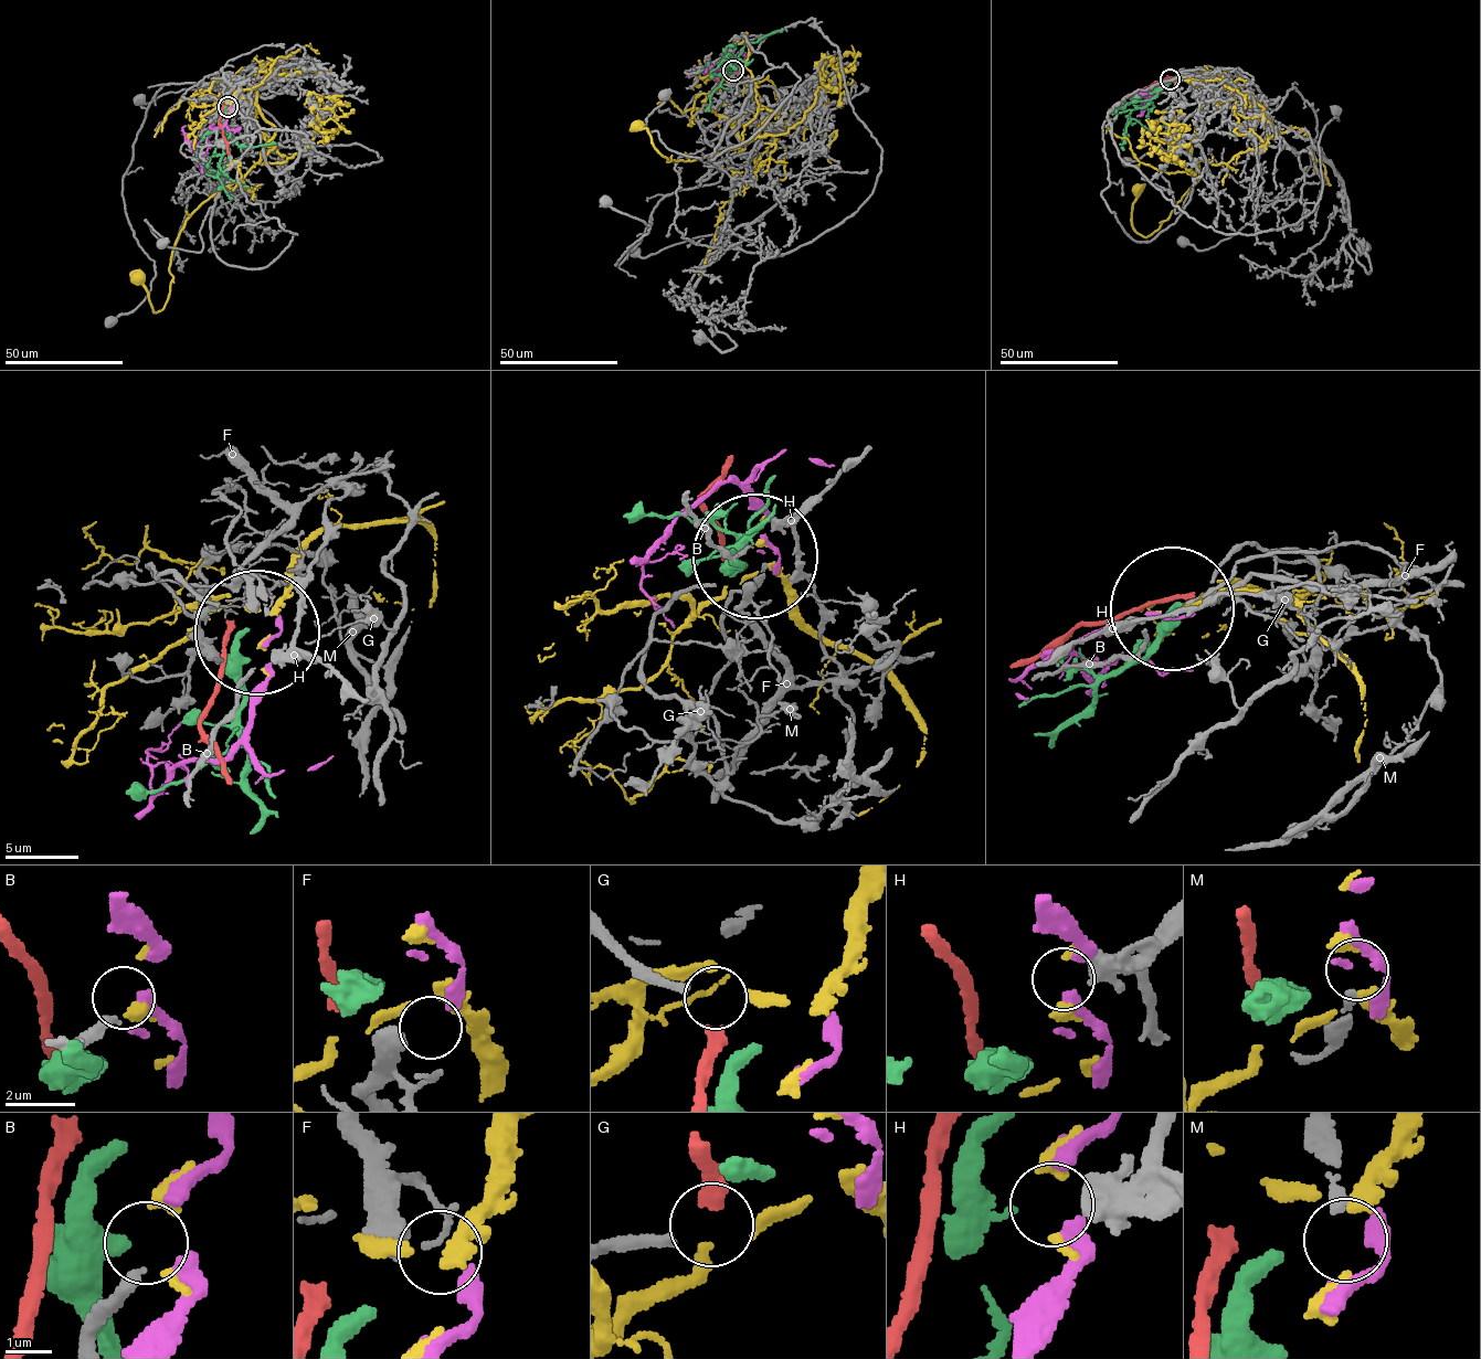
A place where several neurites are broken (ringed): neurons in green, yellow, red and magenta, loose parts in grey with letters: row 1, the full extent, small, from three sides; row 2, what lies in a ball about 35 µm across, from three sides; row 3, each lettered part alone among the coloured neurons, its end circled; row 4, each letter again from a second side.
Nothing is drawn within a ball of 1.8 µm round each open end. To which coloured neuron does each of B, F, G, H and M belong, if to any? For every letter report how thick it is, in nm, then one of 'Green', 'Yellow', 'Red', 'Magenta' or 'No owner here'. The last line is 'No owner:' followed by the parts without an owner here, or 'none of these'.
B: Thickness 240 nm. Yellow
F: Thickness 600 nm. Magenta
G: Thickness 240 nm. Red
H: Thickness 650 nm. No owner here
M: Thickness 220 nm. No owner here
No owner: H, M

